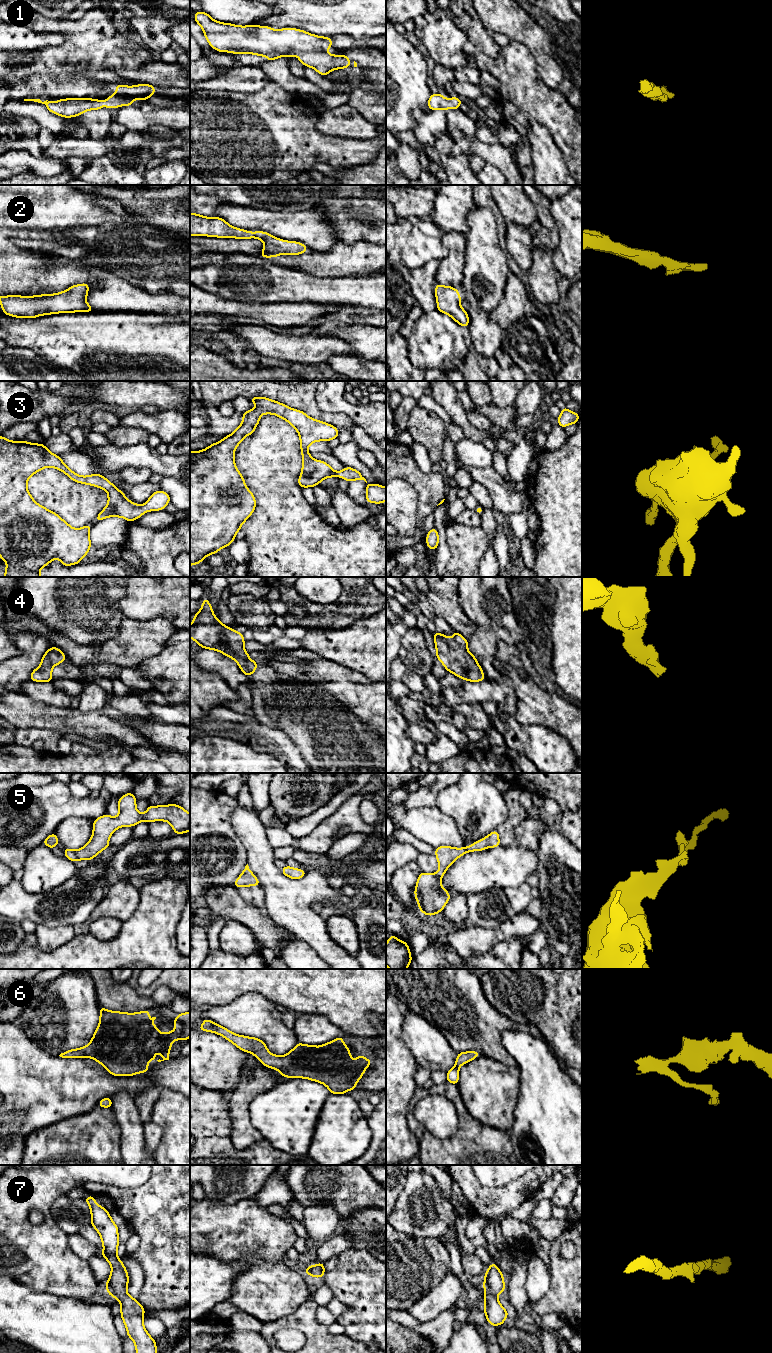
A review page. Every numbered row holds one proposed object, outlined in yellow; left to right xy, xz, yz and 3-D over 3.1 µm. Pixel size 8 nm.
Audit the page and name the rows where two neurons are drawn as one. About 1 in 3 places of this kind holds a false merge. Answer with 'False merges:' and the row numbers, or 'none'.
False merges: none

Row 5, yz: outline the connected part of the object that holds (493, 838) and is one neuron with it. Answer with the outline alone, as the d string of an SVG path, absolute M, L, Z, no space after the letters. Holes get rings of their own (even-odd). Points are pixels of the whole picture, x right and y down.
M491 832L485 838L480 839L470 846L464 848L454 848L440 846L435 849L435 855L439 864L437 873L421 872L415 887L415 898L419 905L419 910L428 916L436 915L442 911L451 898L446 889L441 886L441 879L449 866L459 857L467 852L482 851L489 847L499 847L499 832Z

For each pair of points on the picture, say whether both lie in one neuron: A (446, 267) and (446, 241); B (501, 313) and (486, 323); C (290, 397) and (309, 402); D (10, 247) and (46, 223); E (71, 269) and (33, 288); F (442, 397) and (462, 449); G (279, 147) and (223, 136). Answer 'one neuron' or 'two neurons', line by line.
A: one neuron
B: two neurons
C: one neuron
D: two neurons
E: one neuron
F: two neurons
G: one neuron

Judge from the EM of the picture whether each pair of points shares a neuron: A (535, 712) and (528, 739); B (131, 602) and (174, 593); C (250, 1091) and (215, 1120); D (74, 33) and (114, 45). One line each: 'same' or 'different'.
A: different
B: same
C: different
D: same

